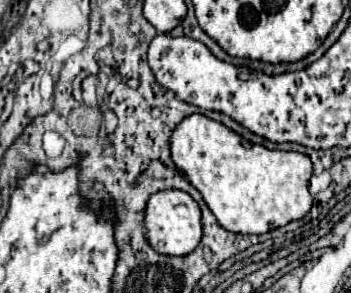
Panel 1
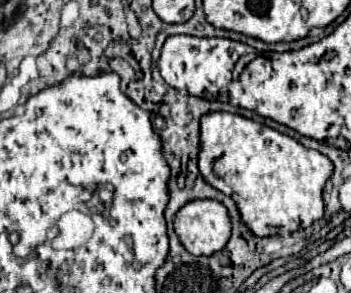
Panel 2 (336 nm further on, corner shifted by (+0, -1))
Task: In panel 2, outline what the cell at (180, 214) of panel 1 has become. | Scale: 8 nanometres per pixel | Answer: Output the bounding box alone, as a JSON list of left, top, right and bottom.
[173,200,231,256]

